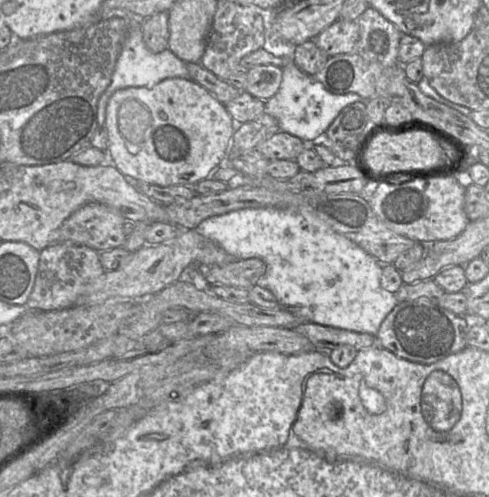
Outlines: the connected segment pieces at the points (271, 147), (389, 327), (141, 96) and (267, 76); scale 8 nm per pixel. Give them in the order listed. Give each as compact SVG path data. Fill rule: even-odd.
M278 131L267 140L259 143L254 149L270 161L277 159L295 160L306 145L300 138L287 132Z
M425 298L398 302L385 317L375 335L377 345L399 358L422 364L432 364L448 355L462 351L466 345L466 331L471 320L458 316Z
M166 78L152 87L128 87L115 91L106 107L104 128L107 132L106 154L123 174L161 187L195 185L209 178L227 156L236 122L225 105L208 90L189 78ZM125 139L132 145L140 145L137 153L131 153Z
M268 64L257 65L247 70L245 91L267 101L278 91L282 82L282 68Z

